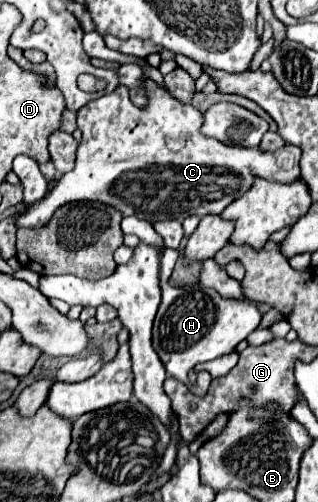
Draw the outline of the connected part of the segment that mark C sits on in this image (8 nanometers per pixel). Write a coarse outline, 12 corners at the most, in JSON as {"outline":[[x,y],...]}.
{"outline":[[152,79],[78,109],[76,167],[18,227],[100,201],[150,223],[222,213],[302,149],[228,147]]}

